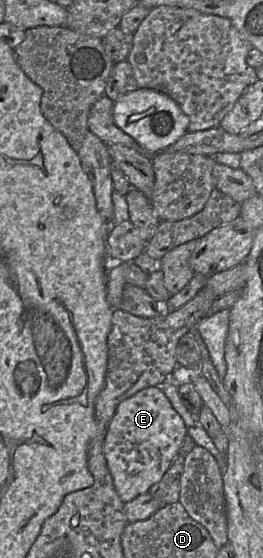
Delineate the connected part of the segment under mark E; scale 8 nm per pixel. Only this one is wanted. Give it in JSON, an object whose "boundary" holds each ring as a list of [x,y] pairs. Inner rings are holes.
{"boundary":[[[156,386],[147,387],[123,400],[111,418],[103,441],[103,455],[120,499],[126,503],[149,491],[172,465],[188,428],[165,393]]]}

